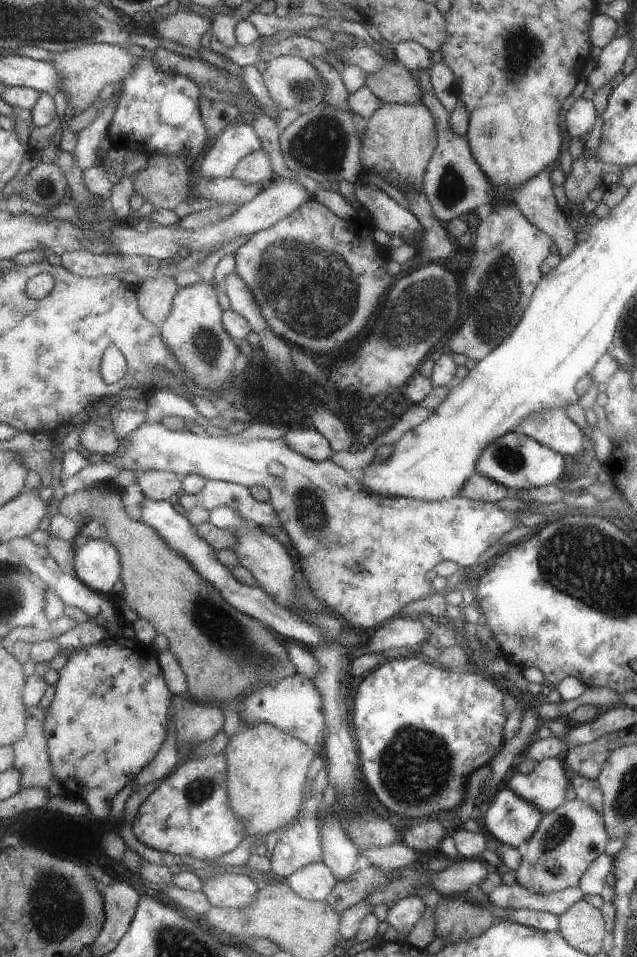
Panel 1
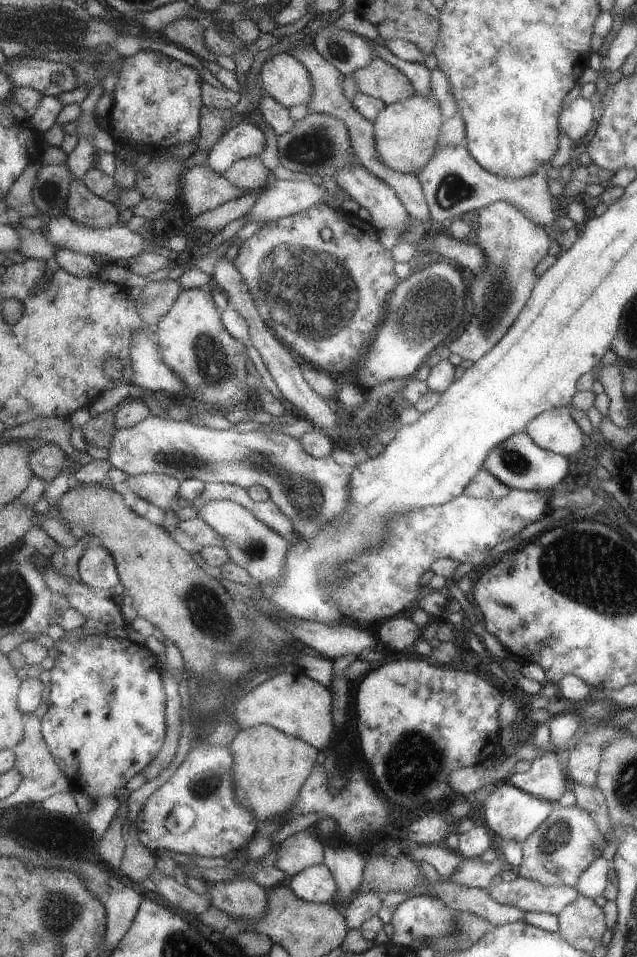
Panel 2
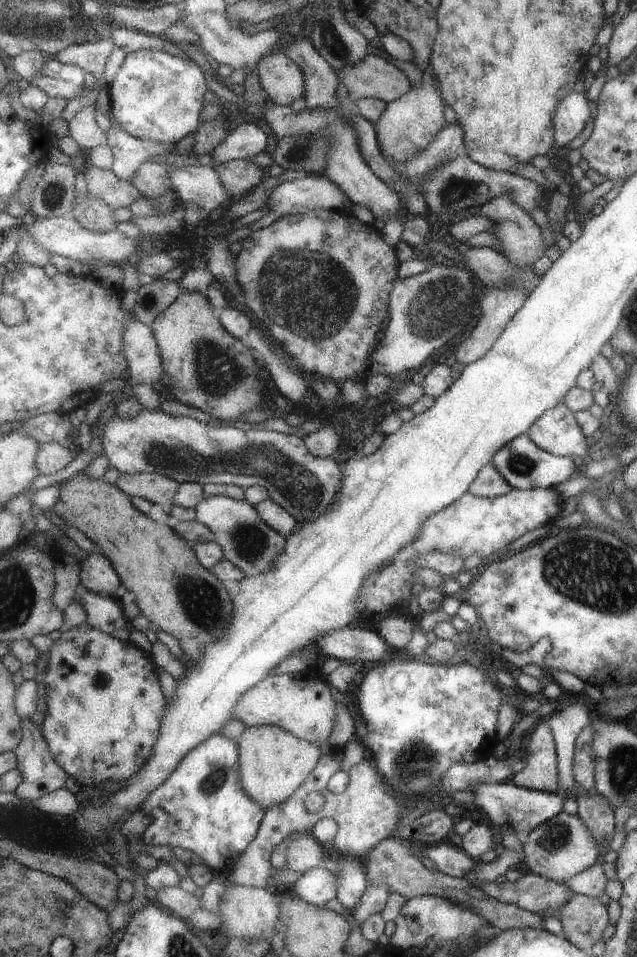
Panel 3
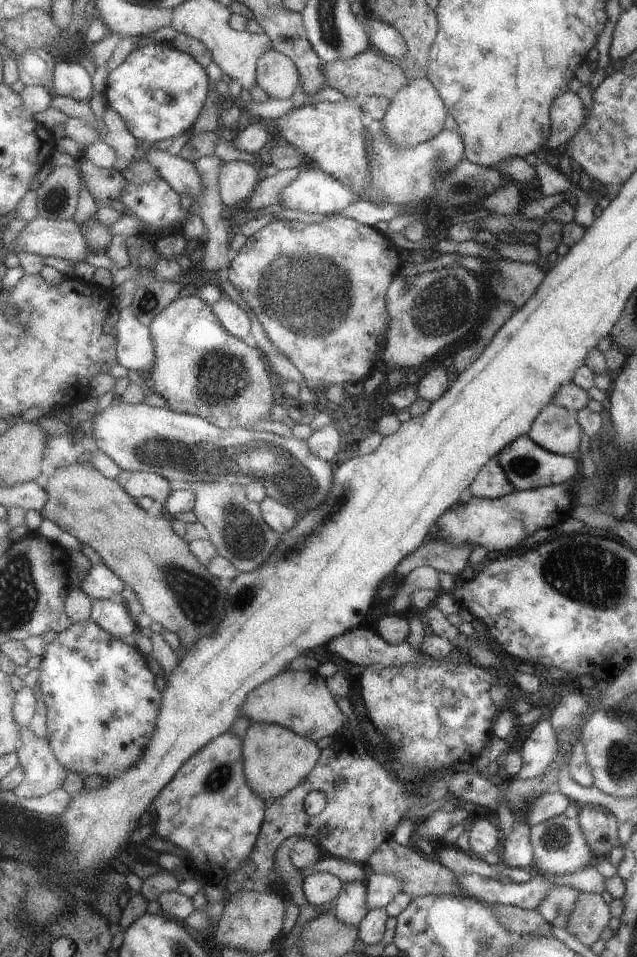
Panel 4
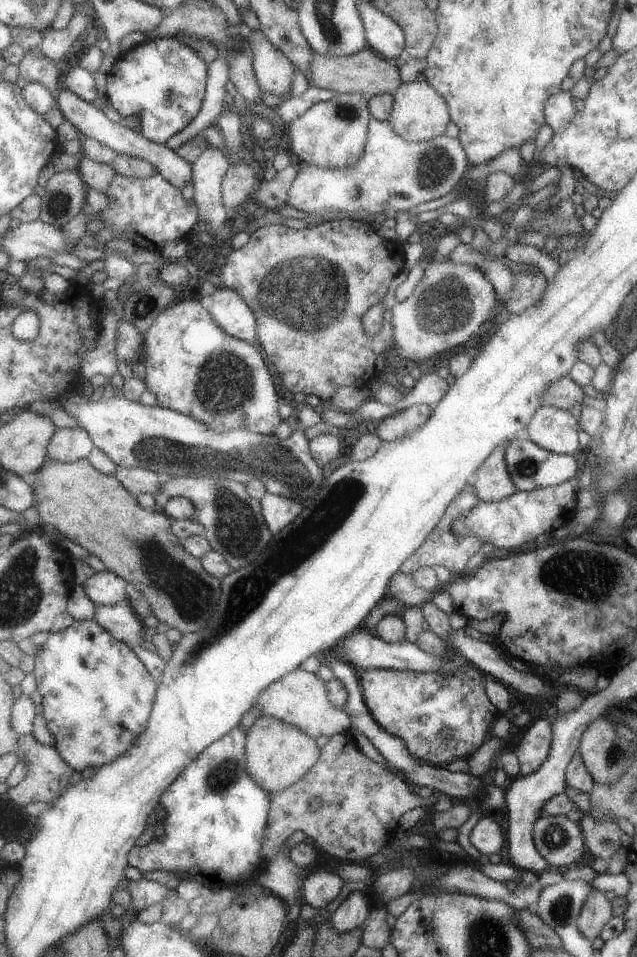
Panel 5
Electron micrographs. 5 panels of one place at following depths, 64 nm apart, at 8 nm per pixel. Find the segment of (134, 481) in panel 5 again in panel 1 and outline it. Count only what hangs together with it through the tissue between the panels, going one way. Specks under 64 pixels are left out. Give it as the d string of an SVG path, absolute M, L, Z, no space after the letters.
M163 470L141 472L136 474L140 494L145 498L151 498L155 502L165 502L182 490L184 478L173 472Z

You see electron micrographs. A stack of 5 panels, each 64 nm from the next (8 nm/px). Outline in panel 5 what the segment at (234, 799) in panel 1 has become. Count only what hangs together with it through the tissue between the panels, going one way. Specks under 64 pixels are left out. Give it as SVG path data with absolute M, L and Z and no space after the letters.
M259 718L247 732L247 770L255 782L263 784L272 794L295 785L319 761L321 750L317 740L306 729L277 718Z

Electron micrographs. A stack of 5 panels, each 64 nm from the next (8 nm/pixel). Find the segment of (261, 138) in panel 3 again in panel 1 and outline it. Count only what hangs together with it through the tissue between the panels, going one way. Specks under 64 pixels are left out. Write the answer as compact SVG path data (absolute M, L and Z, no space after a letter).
M234 123L214 140L209 150L204 151L204 161L200 166L207 182L211 182L211 178L231 177L245 156L263 150L265 140L255 131L249 124Z

